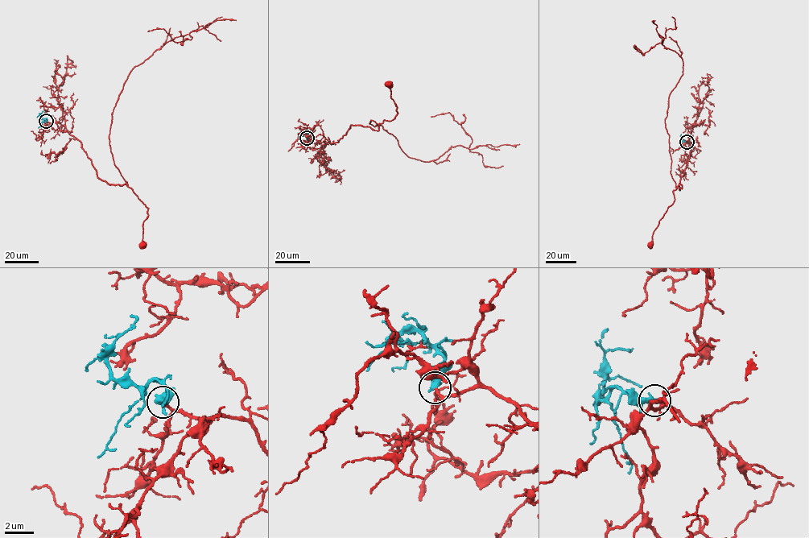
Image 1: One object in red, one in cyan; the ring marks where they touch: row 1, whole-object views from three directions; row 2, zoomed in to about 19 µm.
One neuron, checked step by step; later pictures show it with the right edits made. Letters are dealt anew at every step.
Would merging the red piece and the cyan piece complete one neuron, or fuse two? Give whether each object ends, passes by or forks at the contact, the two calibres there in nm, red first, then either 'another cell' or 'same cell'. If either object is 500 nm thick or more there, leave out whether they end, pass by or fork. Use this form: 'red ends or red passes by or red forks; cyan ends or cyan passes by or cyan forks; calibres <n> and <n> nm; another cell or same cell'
red forks; cyan passes by; calibres 130 and 320 nm; same cell

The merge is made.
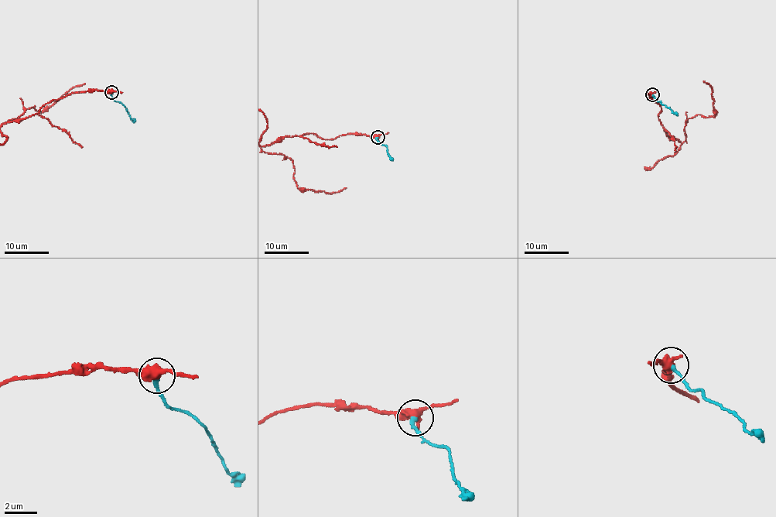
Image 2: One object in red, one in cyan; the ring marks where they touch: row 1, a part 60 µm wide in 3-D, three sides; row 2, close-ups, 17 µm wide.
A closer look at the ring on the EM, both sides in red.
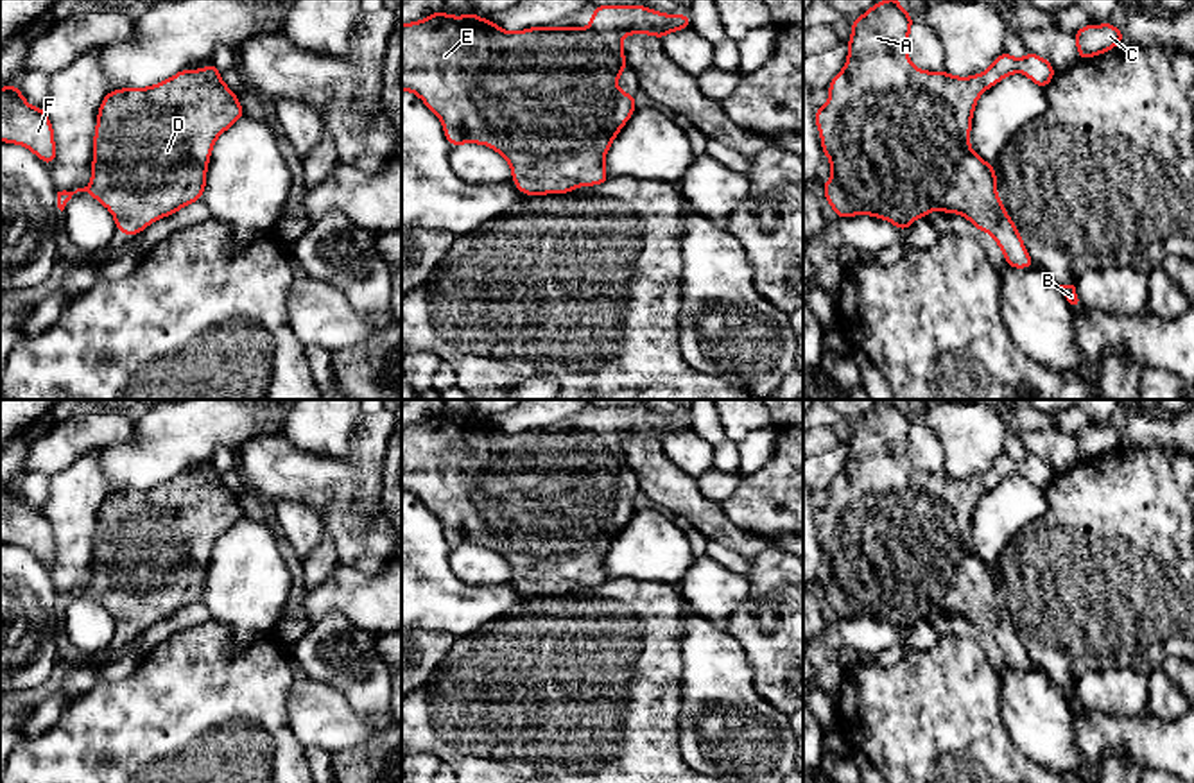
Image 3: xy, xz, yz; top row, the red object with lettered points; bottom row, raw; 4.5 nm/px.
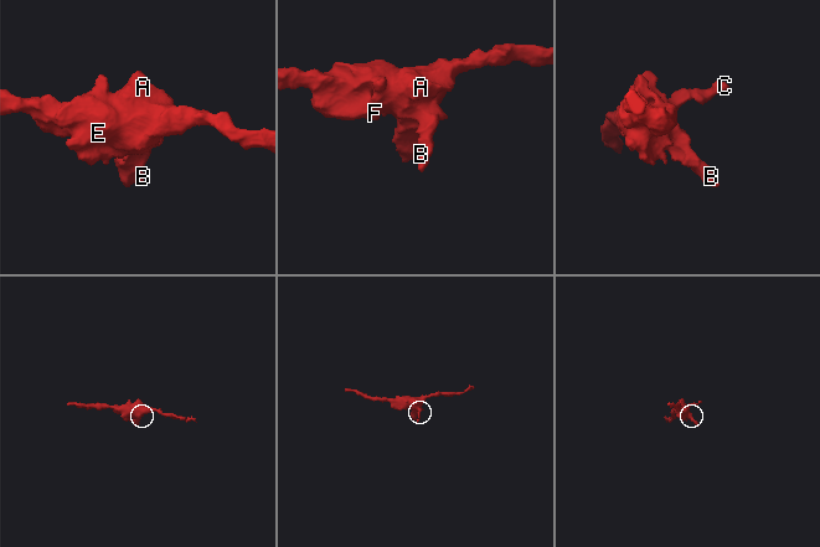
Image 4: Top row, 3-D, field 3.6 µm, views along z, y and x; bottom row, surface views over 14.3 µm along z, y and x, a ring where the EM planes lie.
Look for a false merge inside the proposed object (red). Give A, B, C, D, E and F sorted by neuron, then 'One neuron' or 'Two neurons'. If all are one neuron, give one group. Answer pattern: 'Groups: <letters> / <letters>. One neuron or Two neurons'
Groups: A B C D E F. One neuron

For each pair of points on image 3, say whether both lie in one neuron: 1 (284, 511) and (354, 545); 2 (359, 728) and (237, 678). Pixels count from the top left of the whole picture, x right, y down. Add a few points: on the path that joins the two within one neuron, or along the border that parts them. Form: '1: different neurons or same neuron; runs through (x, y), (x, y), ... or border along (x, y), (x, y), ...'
1: different neurons; border along (282, 499), (296, 499), (309, 504), (320, 518)
2: different neurons; border along (296, 671), (287, 697), (287, 724), (300, 740)

